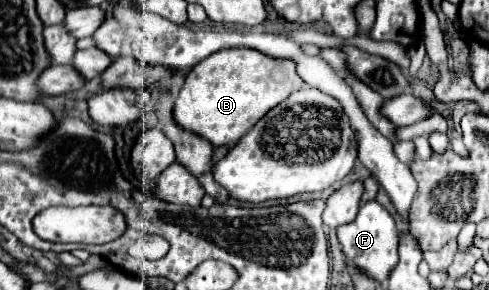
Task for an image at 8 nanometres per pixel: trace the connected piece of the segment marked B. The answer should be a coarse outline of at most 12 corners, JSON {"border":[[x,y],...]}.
{"border":[[249,48],[193,66],[183,130],[229,148],[305,82]]}

